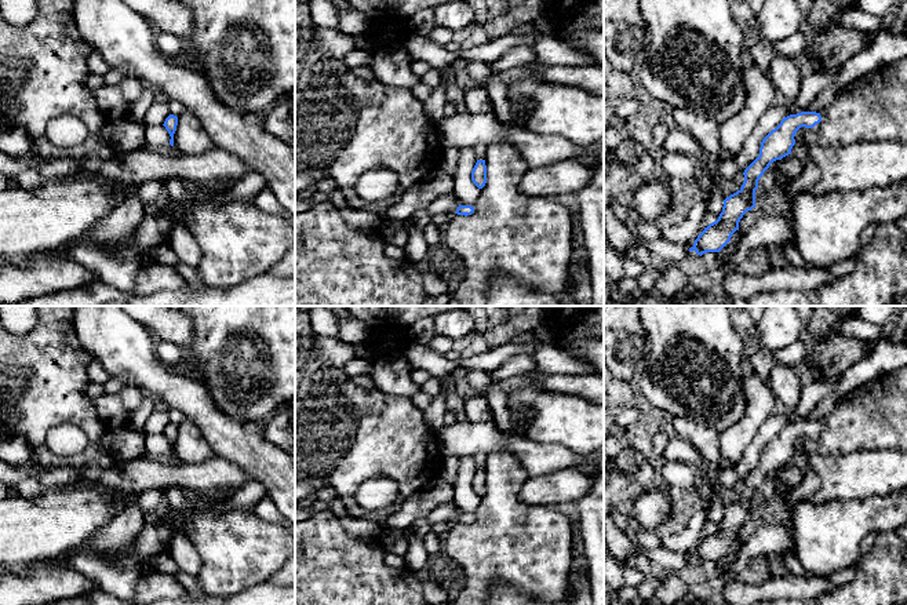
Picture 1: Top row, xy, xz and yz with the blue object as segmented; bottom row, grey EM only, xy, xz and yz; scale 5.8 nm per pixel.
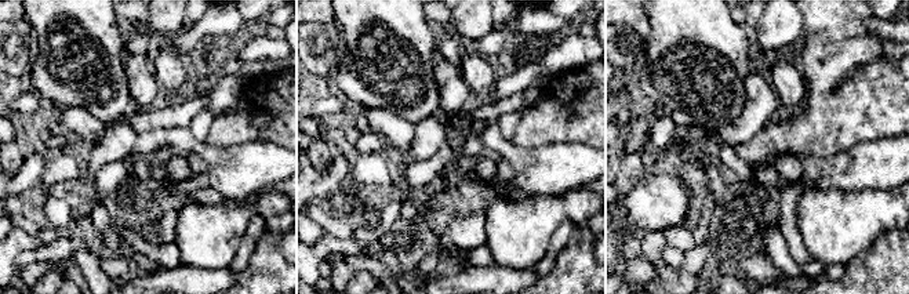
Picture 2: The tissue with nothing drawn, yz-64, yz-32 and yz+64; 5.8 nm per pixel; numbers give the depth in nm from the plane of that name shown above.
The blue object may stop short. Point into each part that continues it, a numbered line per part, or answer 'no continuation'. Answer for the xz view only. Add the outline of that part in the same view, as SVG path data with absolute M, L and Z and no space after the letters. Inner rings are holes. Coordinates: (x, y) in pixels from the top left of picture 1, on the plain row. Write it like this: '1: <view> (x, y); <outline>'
no continuation

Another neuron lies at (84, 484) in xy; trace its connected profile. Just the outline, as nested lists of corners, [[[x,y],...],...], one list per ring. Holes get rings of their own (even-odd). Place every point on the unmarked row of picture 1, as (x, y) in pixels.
[[[77,480],[73,484],[69,485],[59,485],[57,488],[81,488],[81,489],[95,489],[96,492],[102,493],[102,495],[109,495],[112,492],[114,492],[113,489],[109,489],[108,486],[95,482],[95,481],[88,481],[88,480]]]

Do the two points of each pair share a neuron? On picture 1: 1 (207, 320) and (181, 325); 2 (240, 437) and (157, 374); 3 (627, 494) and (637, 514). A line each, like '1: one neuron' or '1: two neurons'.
1: two neurons
2: one neuron
3: two neurons

